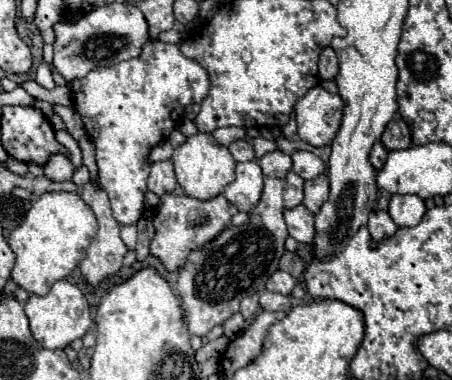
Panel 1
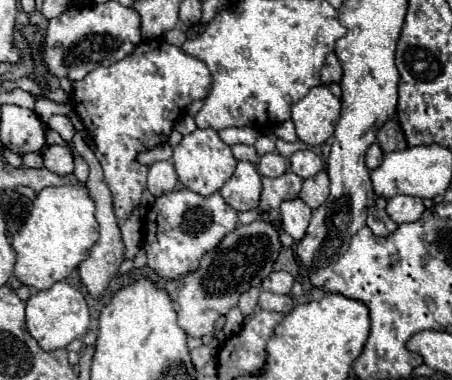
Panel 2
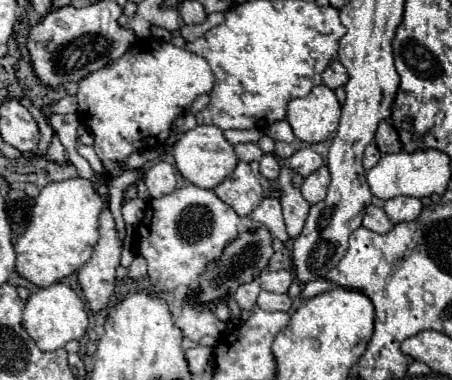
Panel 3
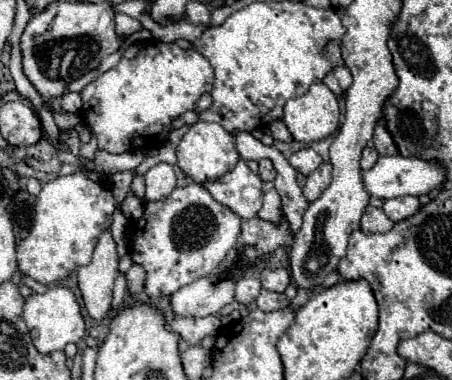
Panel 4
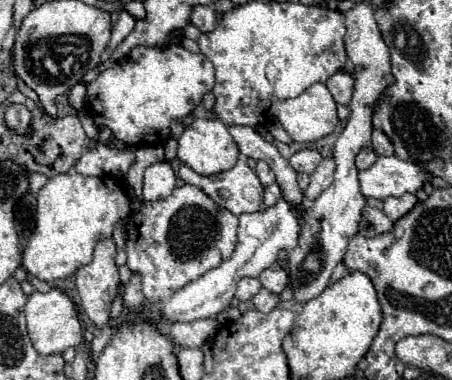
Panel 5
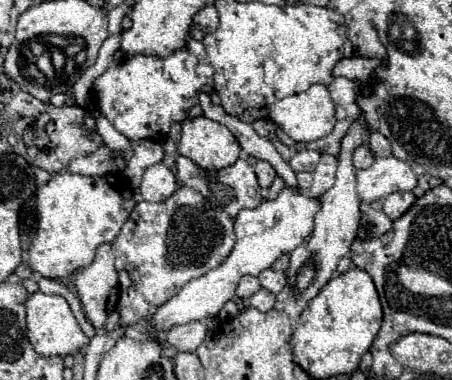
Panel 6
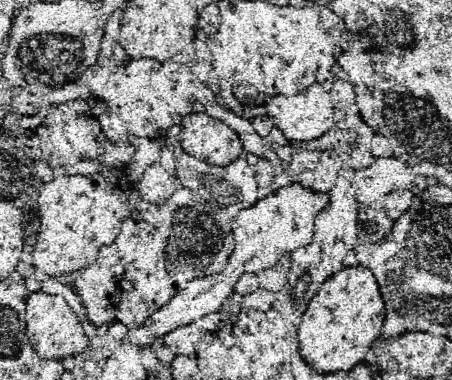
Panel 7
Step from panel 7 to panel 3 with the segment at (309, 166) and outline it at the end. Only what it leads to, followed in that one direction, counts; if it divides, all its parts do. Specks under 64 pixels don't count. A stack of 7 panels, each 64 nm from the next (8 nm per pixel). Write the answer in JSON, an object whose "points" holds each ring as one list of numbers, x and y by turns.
{"points":[[302,148,302,150,298,150,296,154,292,154,290,156,290,168,294,170,294,172,298,172,300,176,310,176,312,172,316,172,318,168,322,168,324,166,324,162,322,162,322,158,314,152,314,150,310,150,310,148]]}

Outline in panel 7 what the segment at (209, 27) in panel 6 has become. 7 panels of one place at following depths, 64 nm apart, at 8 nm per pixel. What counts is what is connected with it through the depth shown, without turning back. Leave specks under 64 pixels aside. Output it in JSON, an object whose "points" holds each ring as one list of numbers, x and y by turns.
{"points":[[206,4,198,14,198,30,202,30,206,36,214,34,220,26,220,16,216,4]]}

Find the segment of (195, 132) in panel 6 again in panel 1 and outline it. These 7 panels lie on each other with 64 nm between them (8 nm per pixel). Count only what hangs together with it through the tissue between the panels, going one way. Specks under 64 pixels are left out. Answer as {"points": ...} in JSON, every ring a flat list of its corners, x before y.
{"points":[[196,134,190,136,182,146,174,150,172,164,176,170,176,180,182,186,186,196,192,196,196,200,210,200,224,192,224,188,234,180,234,168,236,160,228,152,228,148,220,146,212,134]]}

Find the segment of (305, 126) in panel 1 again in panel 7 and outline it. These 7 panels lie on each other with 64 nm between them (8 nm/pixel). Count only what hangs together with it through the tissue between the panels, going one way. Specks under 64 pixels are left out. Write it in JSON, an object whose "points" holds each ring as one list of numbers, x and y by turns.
{"points":[[310,86,304,92,286,98,286,96,276,96,270,100,268,104,268,116,270,120,284,132,284,136,288,140,296,140,296,142,310,142,316,140,320,136,324,136,328,130,332,130,334,122,334,104,330,100,330,94,324,86]]}

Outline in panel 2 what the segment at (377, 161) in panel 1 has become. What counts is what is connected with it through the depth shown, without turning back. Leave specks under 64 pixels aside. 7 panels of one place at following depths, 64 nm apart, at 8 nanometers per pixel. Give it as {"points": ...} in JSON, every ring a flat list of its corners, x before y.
{"points":[[372,144,372,146,368,148,368,152,366,152,366,166,368,166,370,170,374,170,374,168,378,168,378,166,382,164,382,160,384,160,382,148,380,148,378,144]]}

